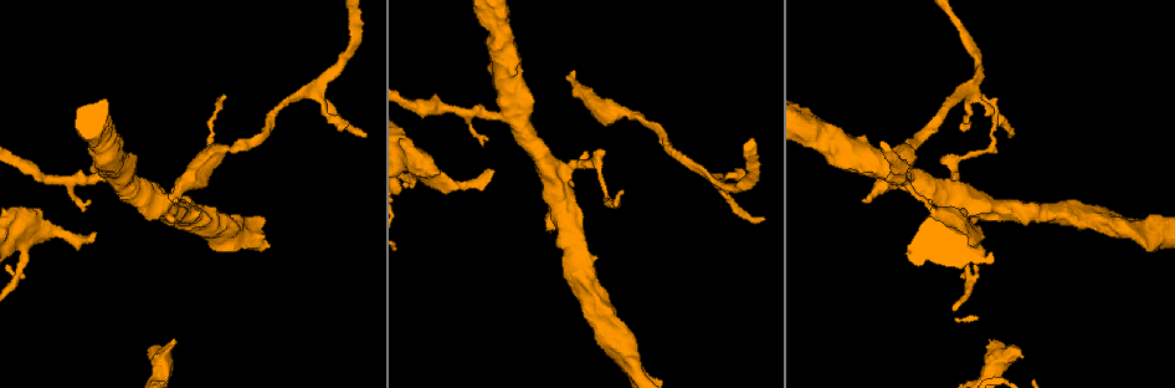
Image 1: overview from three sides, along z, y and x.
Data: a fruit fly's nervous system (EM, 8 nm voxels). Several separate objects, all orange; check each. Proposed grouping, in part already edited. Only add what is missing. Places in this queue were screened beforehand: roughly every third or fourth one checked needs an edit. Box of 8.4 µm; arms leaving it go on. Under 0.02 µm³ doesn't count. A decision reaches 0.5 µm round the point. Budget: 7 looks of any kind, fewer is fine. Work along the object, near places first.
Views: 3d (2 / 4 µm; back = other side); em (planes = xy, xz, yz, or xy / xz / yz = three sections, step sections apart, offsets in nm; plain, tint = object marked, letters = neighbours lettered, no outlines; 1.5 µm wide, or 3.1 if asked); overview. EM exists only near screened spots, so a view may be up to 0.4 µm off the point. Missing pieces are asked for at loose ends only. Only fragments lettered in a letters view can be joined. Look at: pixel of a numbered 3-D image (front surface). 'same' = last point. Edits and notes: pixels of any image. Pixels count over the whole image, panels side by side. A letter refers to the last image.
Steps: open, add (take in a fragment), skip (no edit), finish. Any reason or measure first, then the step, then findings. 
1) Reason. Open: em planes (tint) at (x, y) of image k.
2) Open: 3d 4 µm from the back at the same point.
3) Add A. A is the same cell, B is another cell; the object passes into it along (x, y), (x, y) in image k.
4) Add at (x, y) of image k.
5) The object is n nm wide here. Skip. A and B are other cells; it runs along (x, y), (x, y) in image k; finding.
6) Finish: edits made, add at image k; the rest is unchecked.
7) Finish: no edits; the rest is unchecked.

Long arm stops here. Open: em planes (letters) at (150, 355) of image 1.

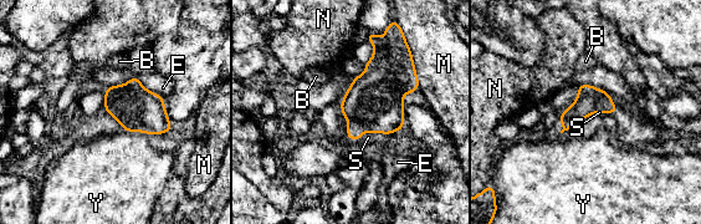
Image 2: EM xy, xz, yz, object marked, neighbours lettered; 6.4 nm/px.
Add S. S is the same cell, B, E, M, N and Y are other cells; the object passes into it along (373, 102), (362, 132), (368, 137) in image 2; it goes on there.

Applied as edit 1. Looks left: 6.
Redraw. Open: overview.

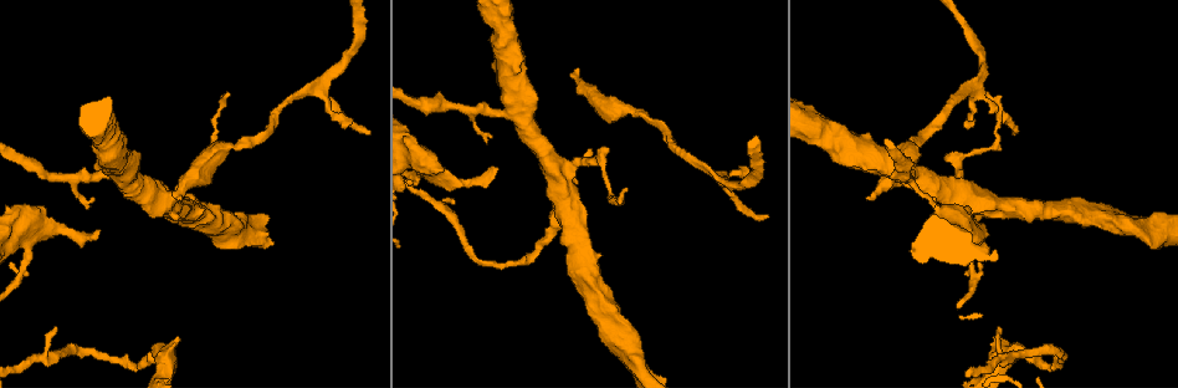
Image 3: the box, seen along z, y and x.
Free end. Open: em planes (tint) at (100, 229) of image 3.

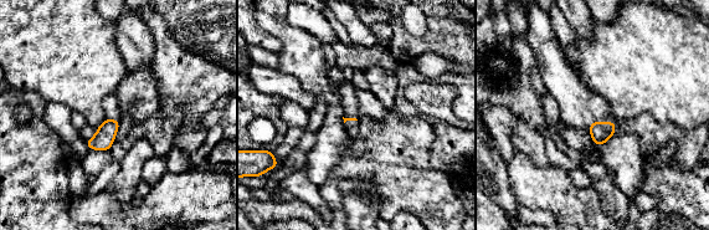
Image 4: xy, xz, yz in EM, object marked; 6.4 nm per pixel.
Open: em planes (letters) at the same point.

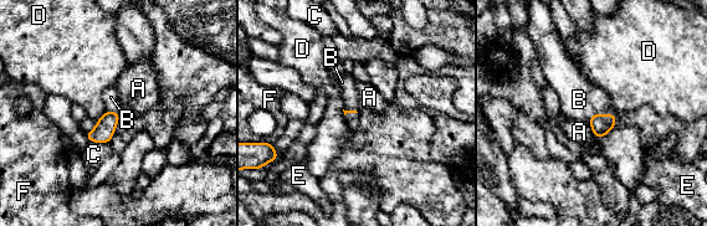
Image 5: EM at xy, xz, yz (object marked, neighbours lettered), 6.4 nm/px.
Add B. B is the same cell, A, C, D, E and F are other cells; the object passes into it along (602, 126), (599, 113), (579, 99) in image 5; the neuron continues.

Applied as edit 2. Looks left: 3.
See it whole again. Open: overview.

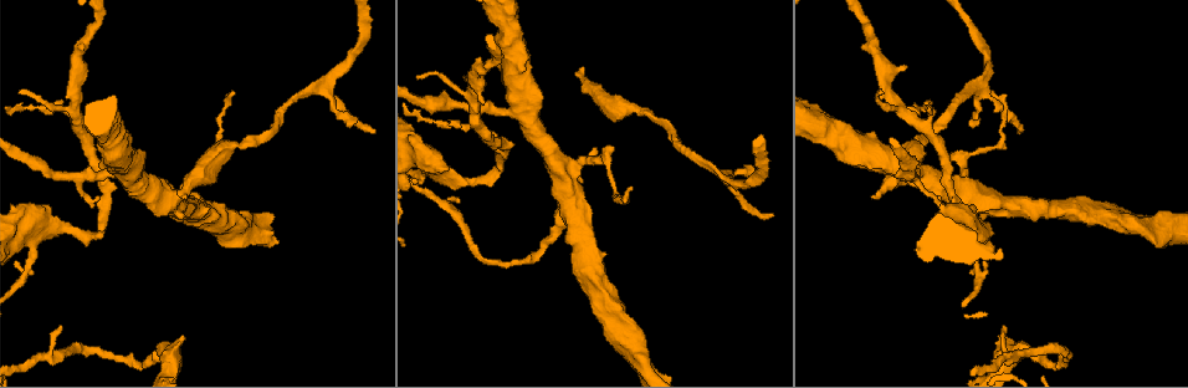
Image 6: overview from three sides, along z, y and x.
Thick end. Open: em planes (letters) at (580, 71) of image 6.

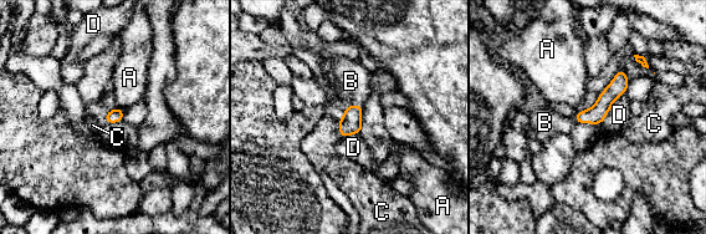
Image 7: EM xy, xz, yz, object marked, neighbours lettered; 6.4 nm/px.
Add B. B is the same cell, A, C and D are other cells; the object passes into it along (351, 123), (352, 106), (351, 81) in image 7; it goes on there.

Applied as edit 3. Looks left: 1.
Finish: edits made, add at image 2, add at image 5, add at image 7; the rest is unchecked.

